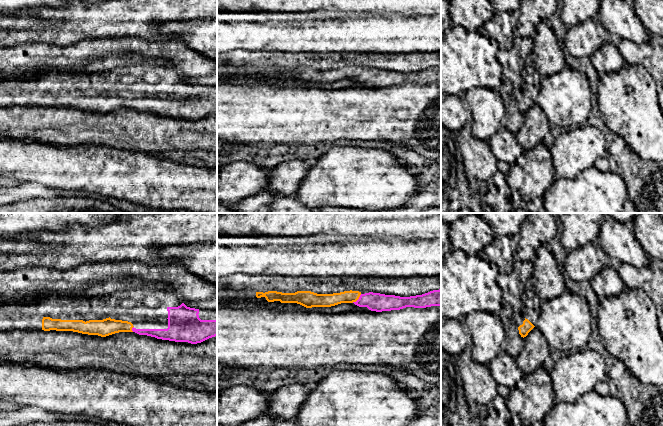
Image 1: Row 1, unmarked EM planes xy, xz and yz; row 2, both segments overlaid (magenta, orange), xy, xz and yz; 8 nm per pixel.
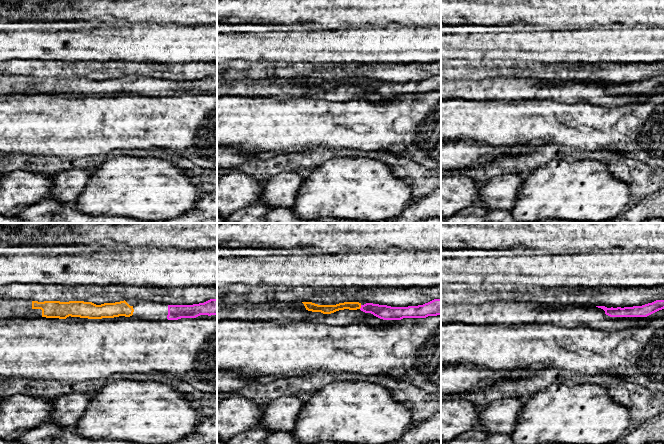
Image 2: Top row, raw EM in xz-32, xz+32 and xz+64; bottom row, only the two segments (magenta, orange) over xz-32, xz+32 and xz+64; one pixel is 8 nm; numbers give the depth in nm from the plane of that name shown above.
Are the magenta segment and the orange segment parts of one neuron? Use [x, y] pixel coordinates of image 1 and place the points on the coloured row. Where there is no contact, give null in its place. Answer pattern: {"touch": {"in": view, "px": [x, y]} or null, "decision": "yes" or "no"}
{"touch": {"in": "xz", "px": [358, 299]}, "decision": "yes"}

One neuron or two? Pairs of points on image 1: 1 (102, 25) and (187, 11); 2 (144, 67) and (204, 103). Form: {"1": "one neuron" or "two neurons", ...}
{"1": "one neuron", "2": "one neuron"}

